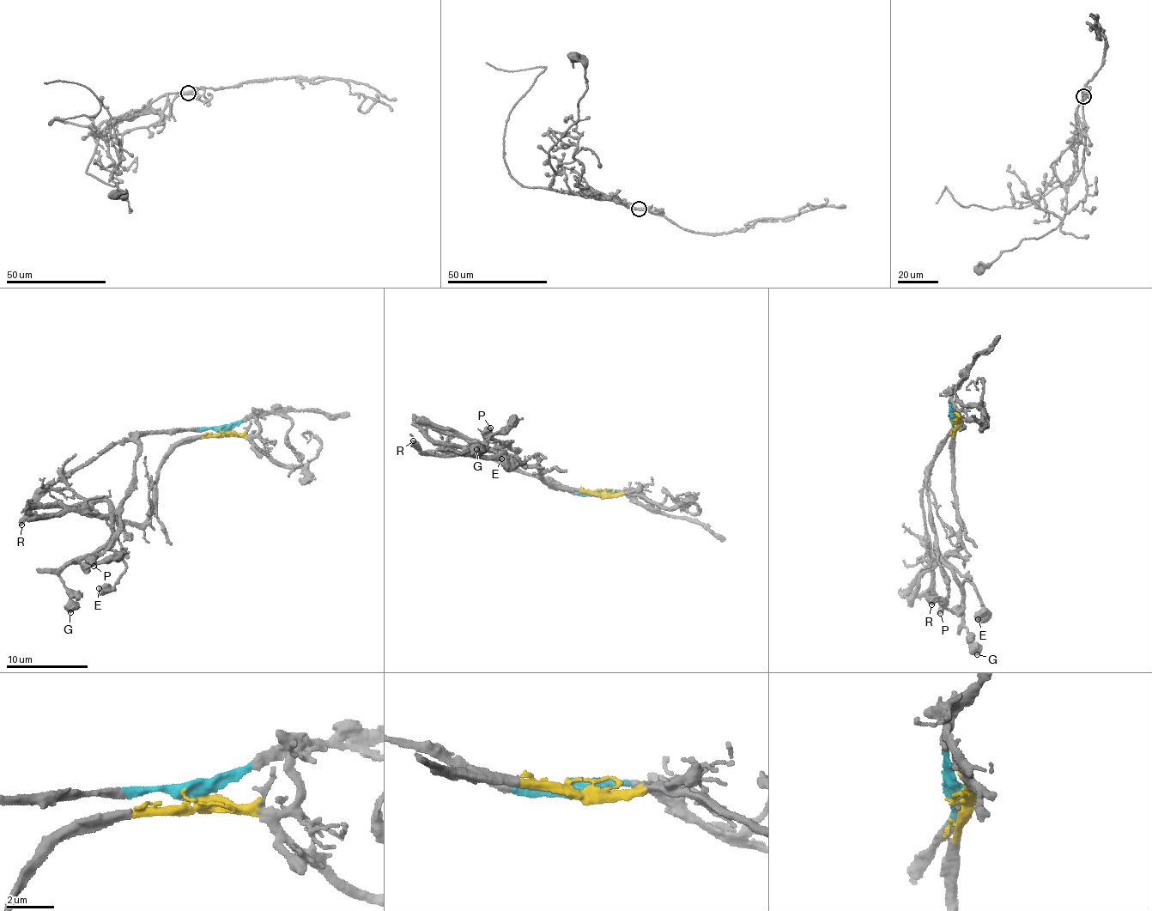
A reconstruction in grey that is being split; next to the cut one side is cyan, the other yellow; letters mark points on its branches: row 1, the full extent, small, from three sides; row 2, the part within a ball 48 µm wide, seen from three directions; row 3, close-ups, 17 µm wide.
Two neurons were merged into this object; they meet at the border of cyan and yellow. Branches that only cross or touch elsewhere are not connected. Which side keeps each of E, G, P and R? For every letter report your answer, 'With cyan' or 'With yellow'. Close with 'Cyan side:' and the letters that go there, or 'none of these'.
E: With yellow
G: With yellow
P: With cyan
R: With cyan
Cyan side: P, R

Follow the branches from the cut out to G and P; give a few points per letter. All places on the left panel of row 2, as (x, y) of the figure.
G: (223, 430), (186, 438), (159, 469), (152, 513), (142, 524), (106, 520), (112, 535), (58, 574), (69, 613)
P: (223, 430), (192, 428), (146, 432), (137, 438), (133, 489), (124, 500), (120, 528), (93, 566)

